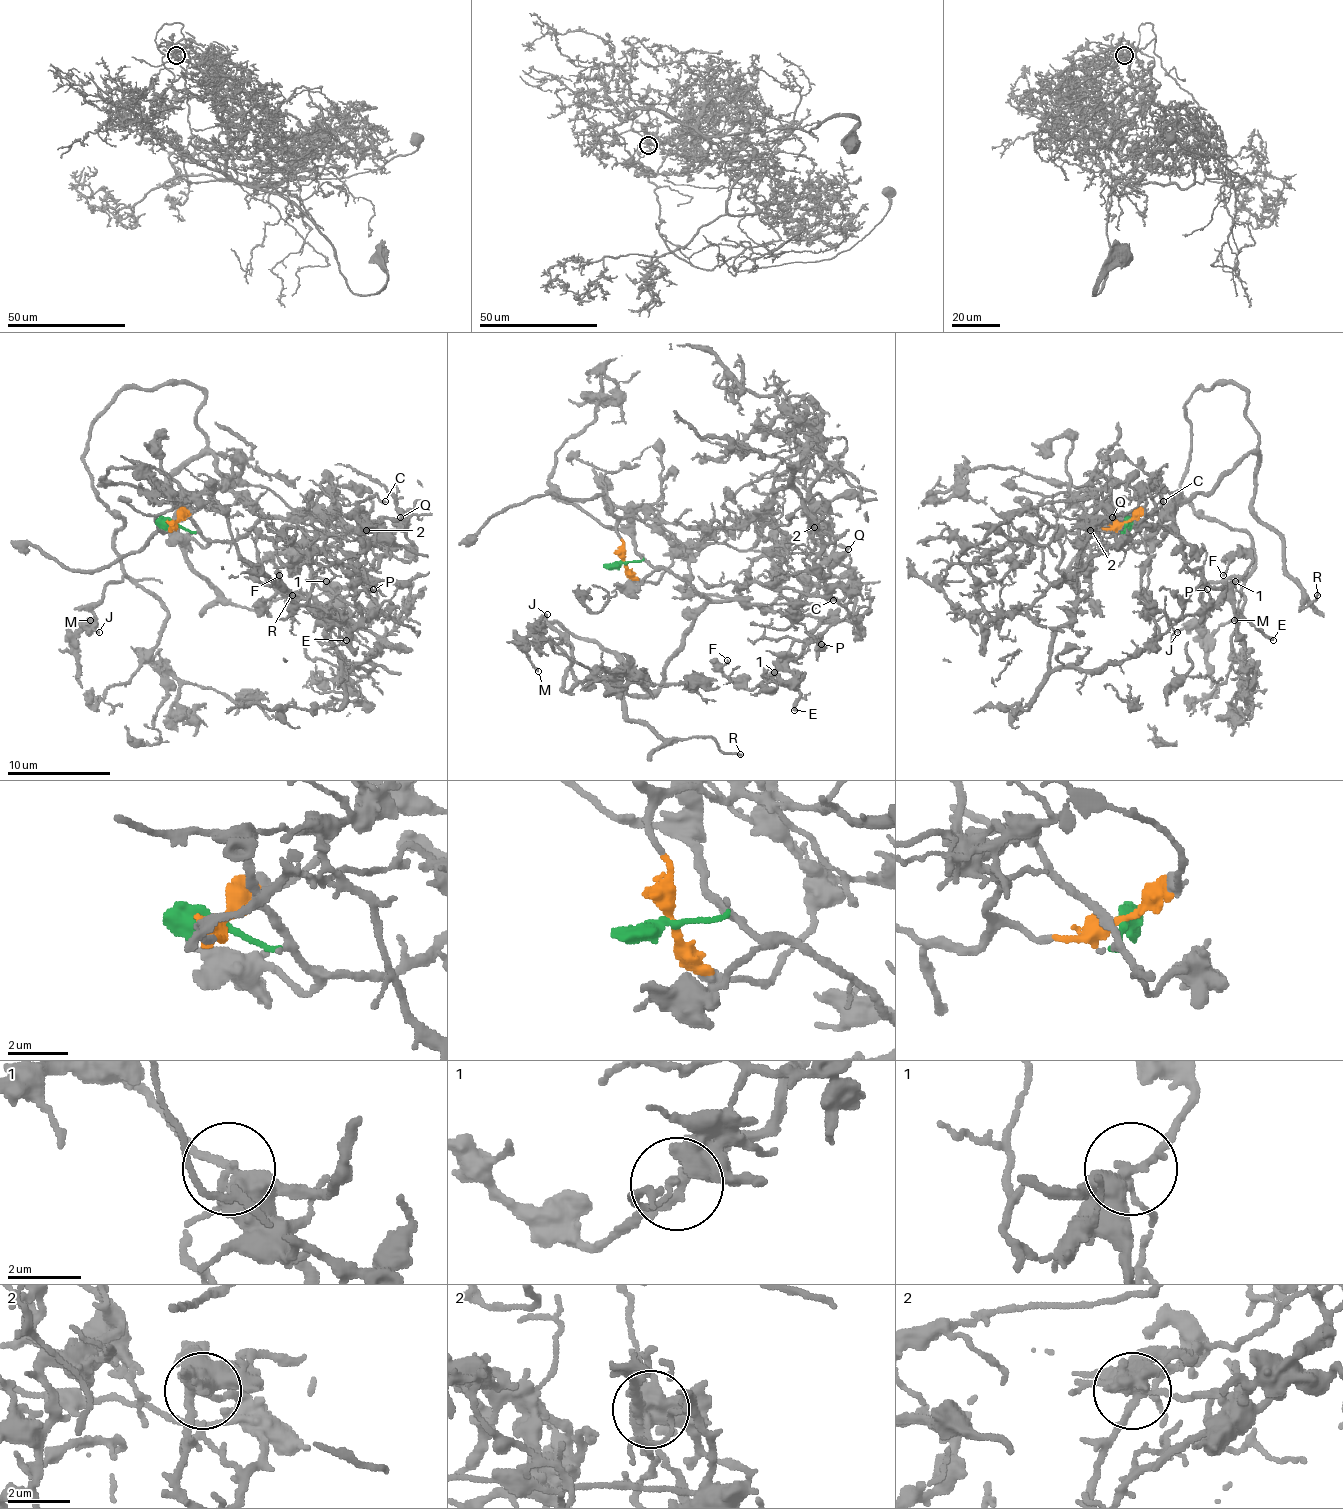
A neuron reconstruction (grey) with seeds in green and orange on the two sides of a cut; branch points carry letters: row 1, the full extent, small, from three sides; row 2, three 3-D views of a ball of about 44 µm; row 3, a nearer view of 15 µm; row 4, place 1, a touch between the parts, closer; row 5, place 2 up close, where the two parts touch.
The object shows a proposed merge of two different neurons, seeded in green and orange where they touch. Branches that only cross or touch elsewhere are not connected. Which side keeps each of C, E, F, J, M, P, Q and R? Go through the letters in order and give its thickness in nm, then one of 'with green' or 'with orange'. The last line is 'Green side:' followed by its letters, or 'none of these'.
C: calibre 140 nm; with orange
E: calibre 260 nm; with green
F: calibre 150 nm; with green
J: calibre 180 nm; with green
M: calibre 200 nm; with green
P: calibre 140 nm; with orange
Q: calibre 240 nm; with orange
R: calibre 200 nm; with green
Green side: E, F, J, M, R

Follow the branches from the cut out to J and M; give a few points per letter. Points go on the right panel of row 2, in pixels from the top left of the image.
J: (1124, 522), (1147, 540), (1255, 447), (1248, 395), (1186, 406), (1181, 496), (1253, 568), (1178, 633)
M: (1124, 522), (1147, 540), (1255, 447), (1248, 395), (1186, 406), (1181, 496), (1253, 558), (1201, 633), (1235, 620)

